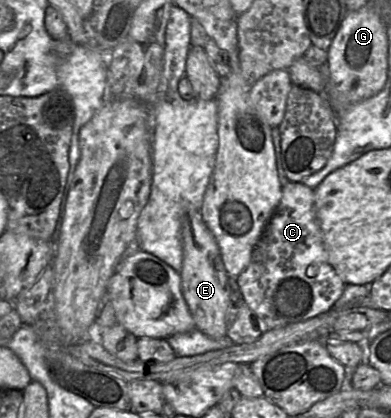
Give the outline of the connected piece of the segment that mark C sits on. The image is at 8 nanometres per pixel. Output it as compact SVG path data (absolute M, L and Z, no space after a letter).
M290 182L283 188L280 203L253 249L248 266L236 277L236 282L243 301L255 313L265 330L304 322L333 308L346 285L329 262L318 223L314 190L301 182Z

